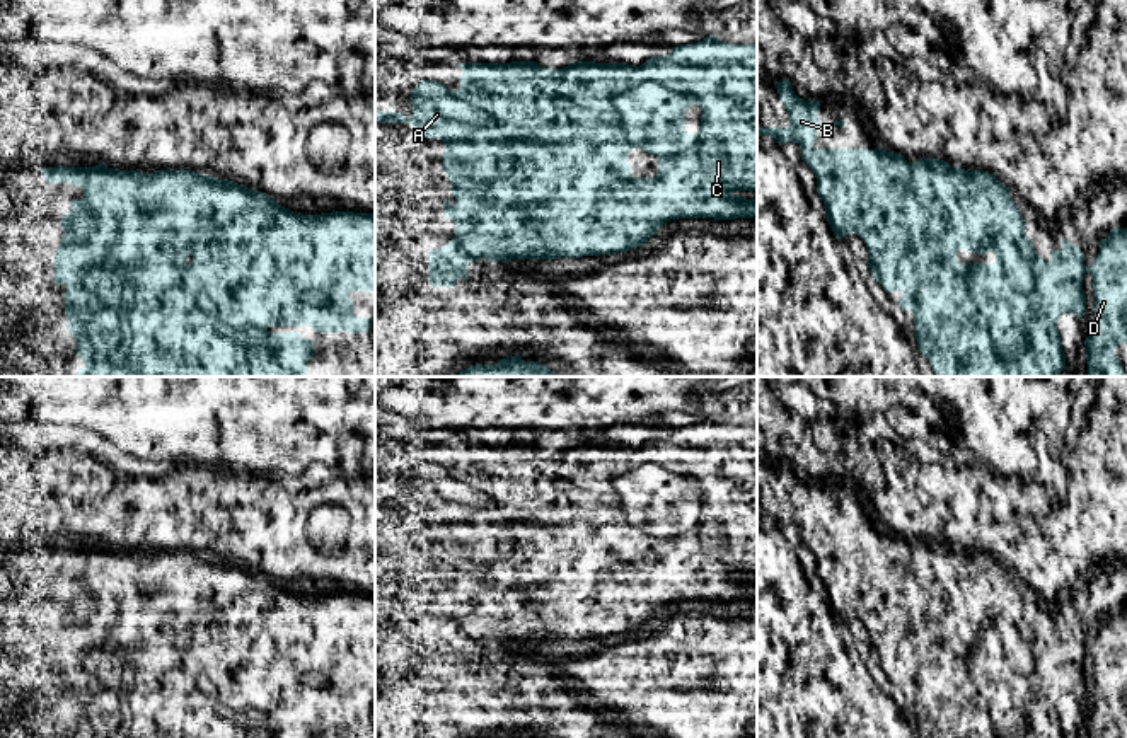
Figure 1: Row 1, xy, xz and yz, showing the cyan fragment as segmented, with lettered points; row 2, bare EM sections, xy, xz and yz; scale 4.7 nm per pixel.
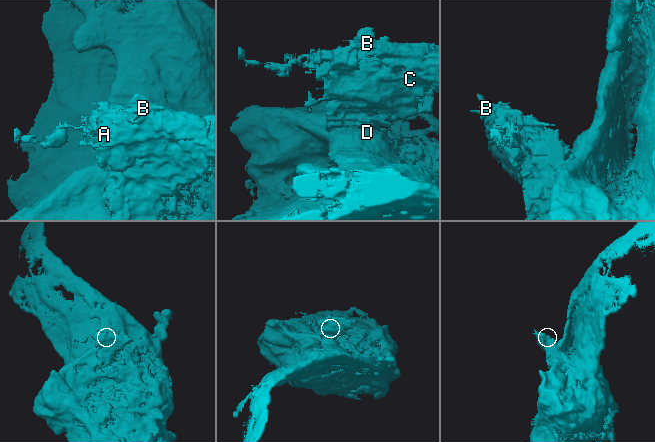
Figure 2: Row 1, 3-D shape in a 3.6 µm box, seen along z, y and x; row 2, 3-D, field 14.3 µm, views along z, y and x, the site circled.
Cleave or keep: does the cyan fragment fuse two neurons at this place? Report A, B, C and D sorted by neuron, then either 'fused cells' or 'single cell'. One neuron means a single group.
groups A B / C D; fused cells

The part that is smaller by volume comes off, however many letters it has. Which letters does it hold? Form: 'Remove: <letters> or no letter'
Remove: A, B

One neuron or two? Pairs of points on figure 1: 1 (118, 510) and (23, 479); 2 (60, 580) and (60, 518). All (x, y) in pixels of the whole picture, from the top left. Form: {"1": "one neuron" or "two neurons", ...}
{"1": "one neuron", "2": "two neurons"}

